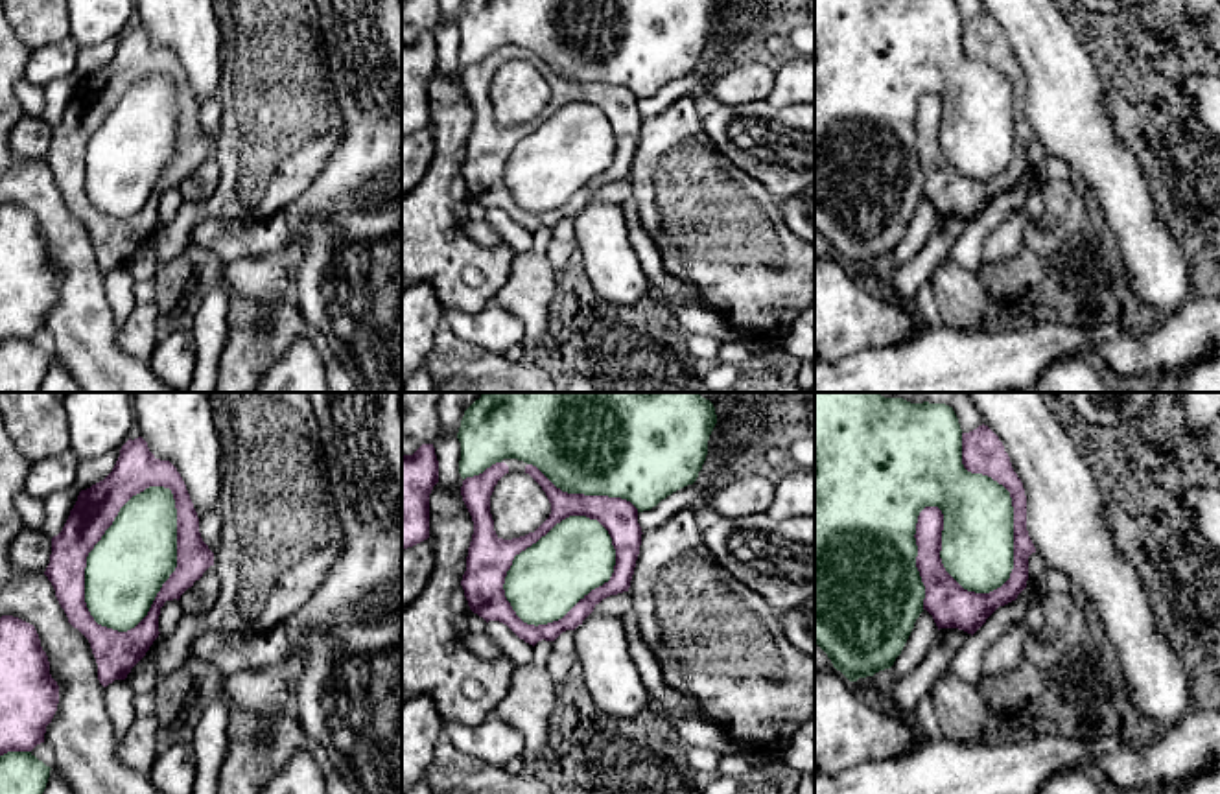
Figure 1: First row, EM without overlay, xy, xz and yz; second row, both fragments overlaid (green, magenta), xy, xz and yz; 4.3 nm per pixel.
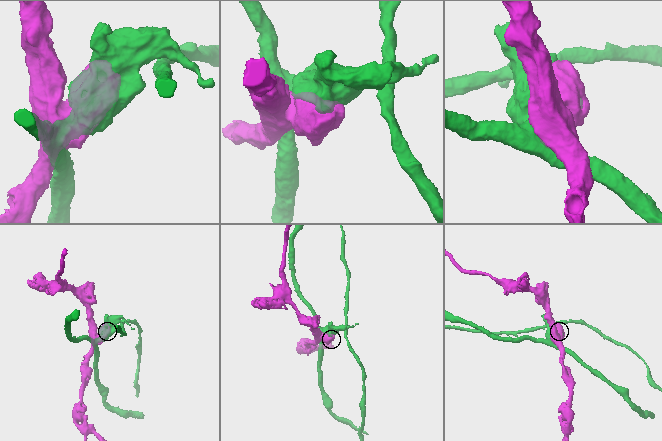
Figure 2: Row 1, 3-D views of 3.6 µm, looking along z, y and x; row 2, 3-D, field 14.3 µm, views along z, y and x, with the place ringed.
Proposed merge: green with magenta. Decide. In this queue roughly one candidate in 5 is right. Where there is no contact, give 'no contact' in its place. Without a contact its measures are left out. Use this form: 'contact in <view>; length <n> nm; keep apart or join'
contact in yz; length 800 nm; keep apart

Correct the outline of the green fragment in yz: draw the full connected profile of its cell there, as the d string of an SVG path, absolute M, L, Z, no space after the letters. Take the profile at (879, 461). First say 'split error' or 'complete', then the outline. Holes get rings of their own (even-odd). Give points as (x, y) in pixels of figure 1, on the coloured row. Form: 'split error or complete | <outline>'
complete | M815 392L815 643L850 682L890 669L923 612L925 586L916 567L918 545L914 534L918 516L925 507L938 507L944 514L940 558L945 571L964 590L990 593L1010 578L1014 569L1014 507L1010 492L991 477L964 468L962 429L953 407L929 402L910 403L903 398L885 398L879 392Z

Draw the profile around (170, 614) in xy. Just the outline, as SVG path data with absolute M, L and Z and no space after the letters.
M177 599L166 601L158 615L158 632L168 637L177 628L179 619L182 617L182 608Z

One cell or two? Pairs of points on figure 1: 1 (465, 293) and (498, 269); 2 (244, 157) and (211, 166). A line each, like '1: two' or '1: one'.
1: one
2: two

